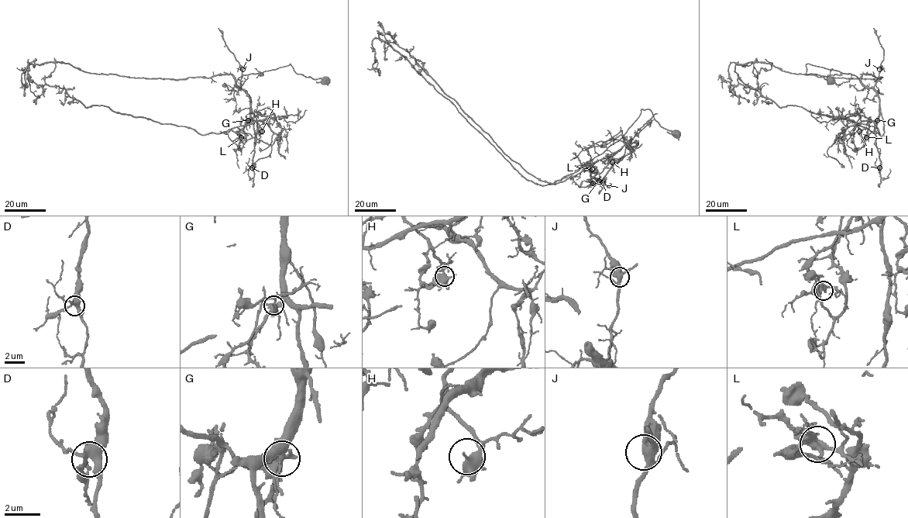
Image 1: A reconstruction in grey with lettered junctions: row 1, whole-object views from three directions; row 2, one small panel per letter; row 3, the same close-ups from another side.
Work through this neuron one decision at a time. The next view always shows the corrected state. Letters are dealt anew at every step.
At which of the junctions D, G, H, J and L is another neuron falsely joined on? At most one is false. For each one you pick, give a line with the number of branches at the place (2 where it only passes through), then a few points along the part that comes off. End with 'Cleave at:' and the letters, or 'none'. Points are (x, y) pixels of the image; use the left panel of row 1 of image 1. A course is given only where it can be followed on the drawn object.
G: Branches: 5. Course of the part to remove: (249, 120), (266, 117), (200, 134), (102, 105), (85, 107), (59, 87), (28, 80)
Cleave at: G

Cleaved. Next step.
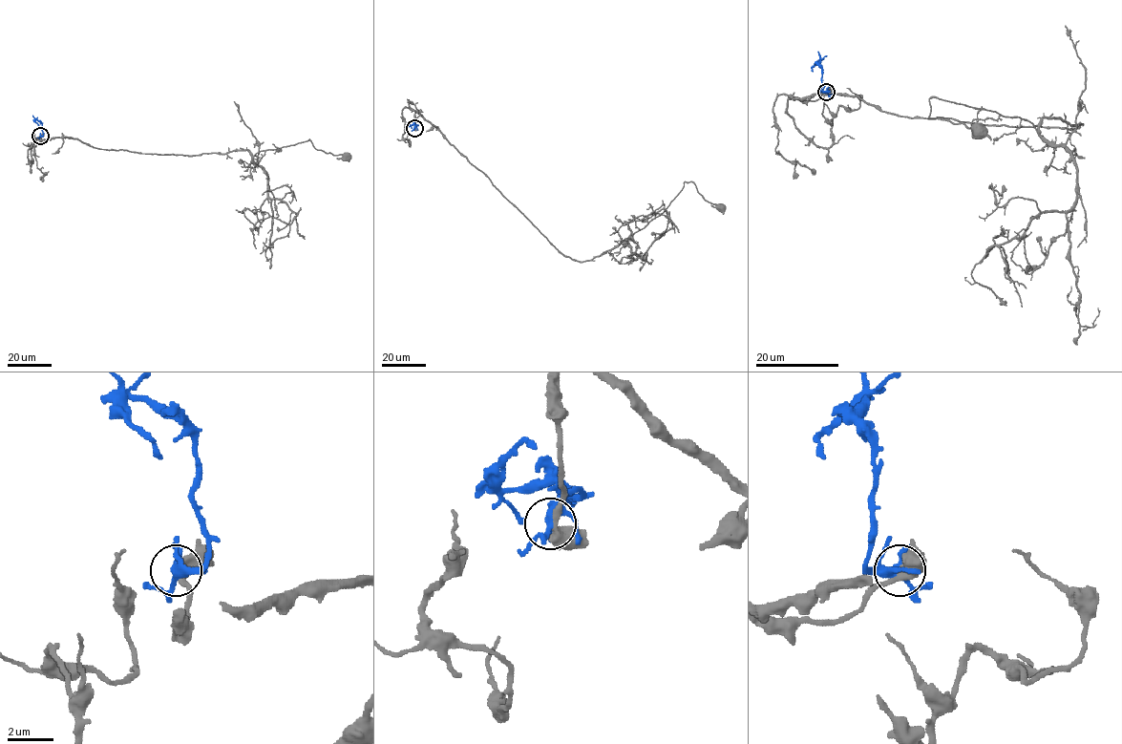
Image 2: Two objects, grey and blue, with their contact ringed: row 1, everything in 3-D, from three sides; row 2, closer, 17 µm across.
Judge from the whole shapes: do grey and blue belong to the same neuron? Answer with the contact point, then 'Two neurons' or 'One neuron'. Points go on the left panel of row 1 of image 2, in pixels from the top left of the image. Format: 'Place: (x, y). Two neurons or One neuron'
Place: (40, 136). Two neurons

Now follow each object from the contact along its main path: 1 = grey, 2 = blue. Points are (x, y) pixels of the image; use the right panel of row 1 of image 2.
1: (826, 92), (795, 99), (1082, 124), (1043, 117), (1037, 130), (929, 99), (930, 117), (975, 130)
2: (826, 92), (821, 90), (820, 60), (812, 68), (813, 71)

